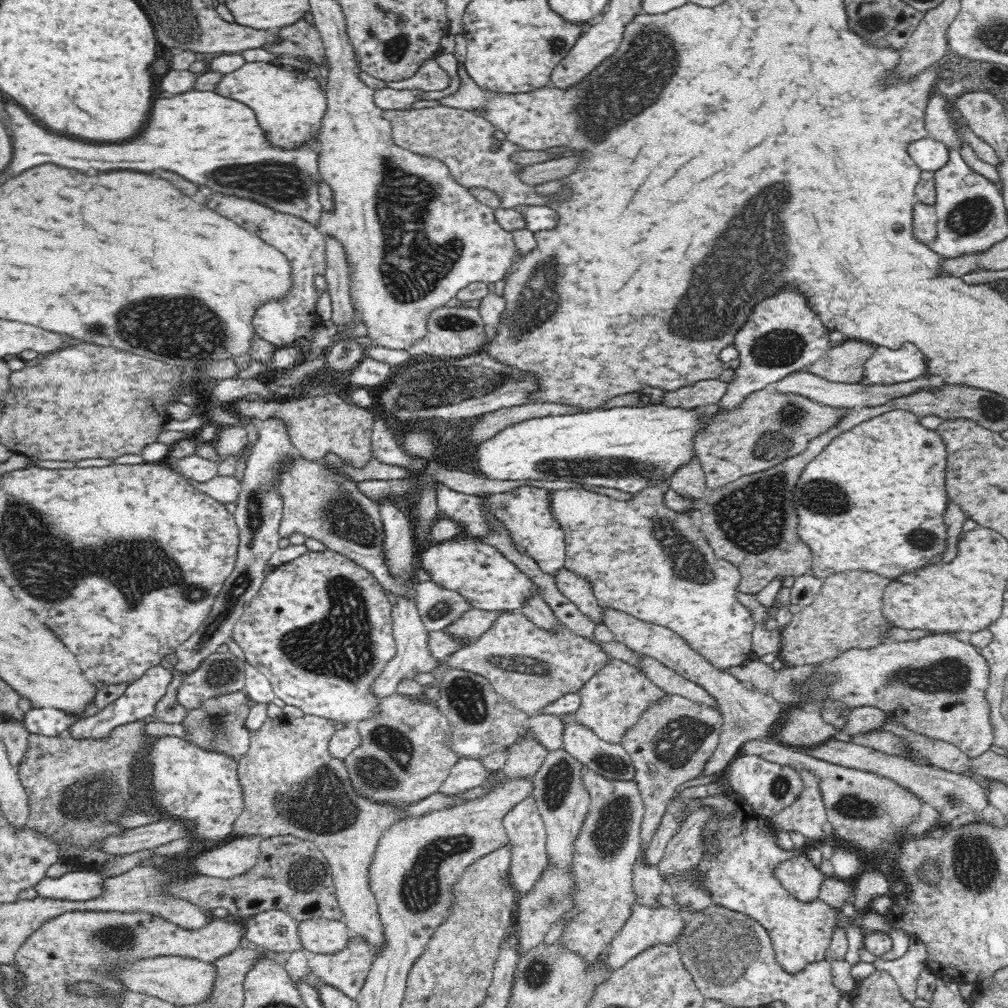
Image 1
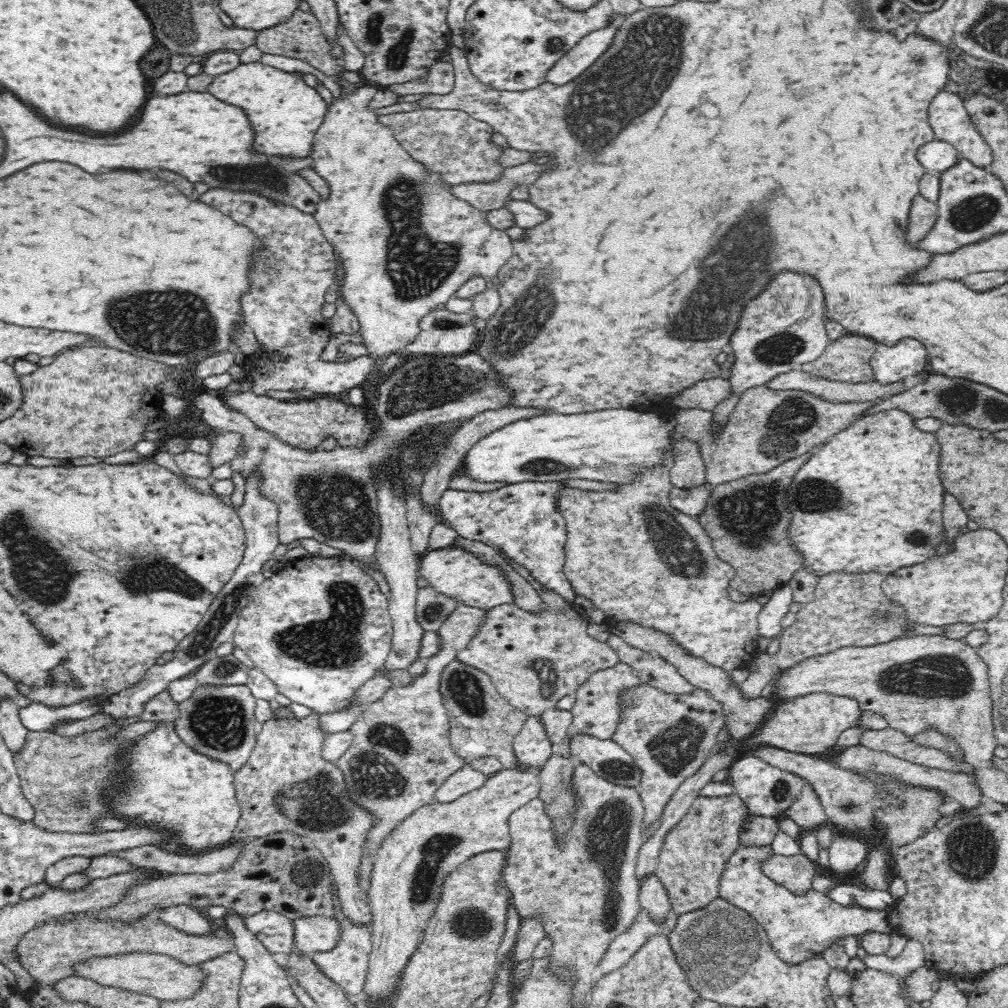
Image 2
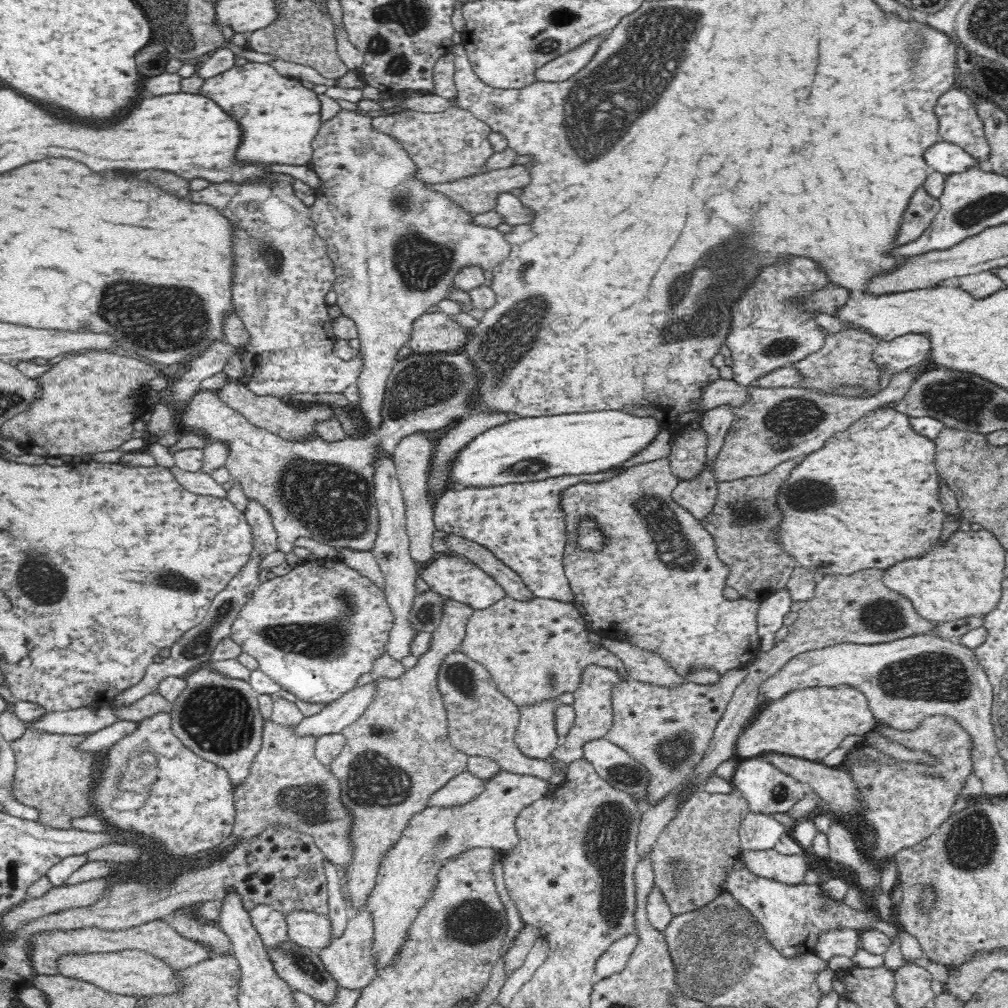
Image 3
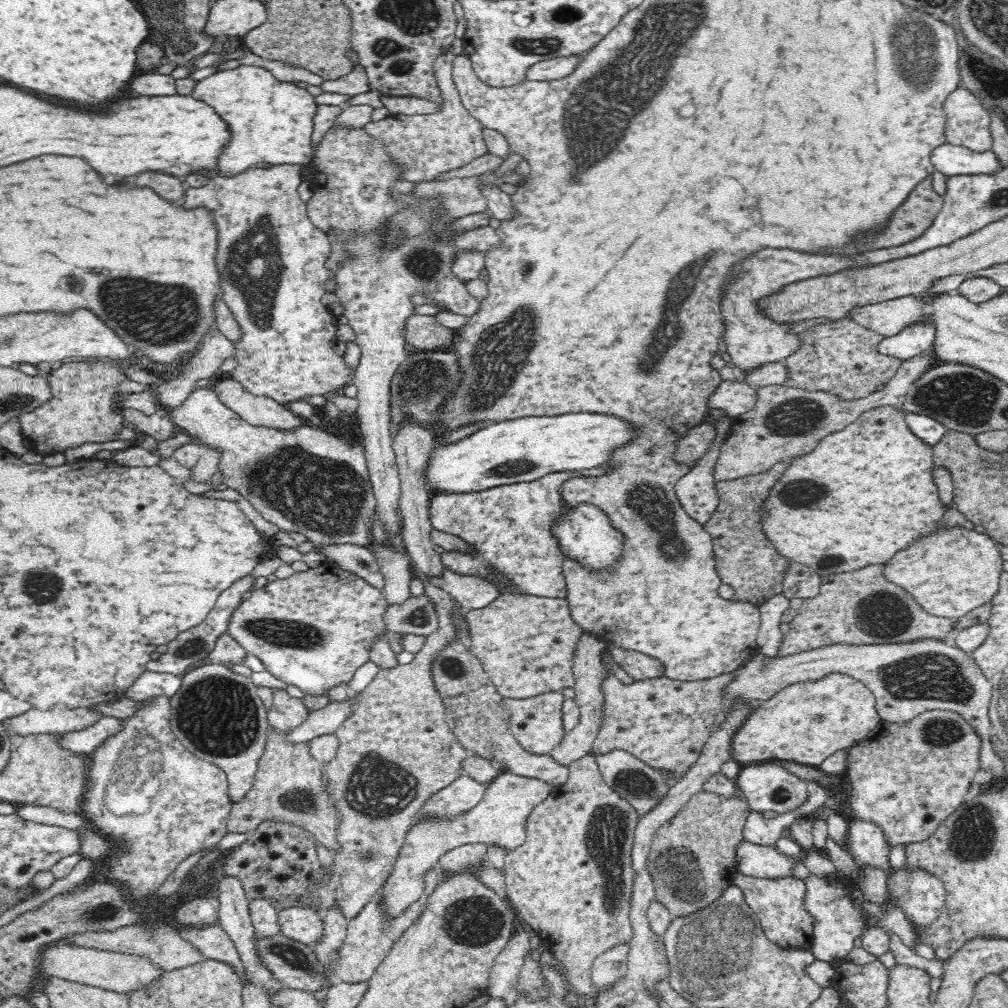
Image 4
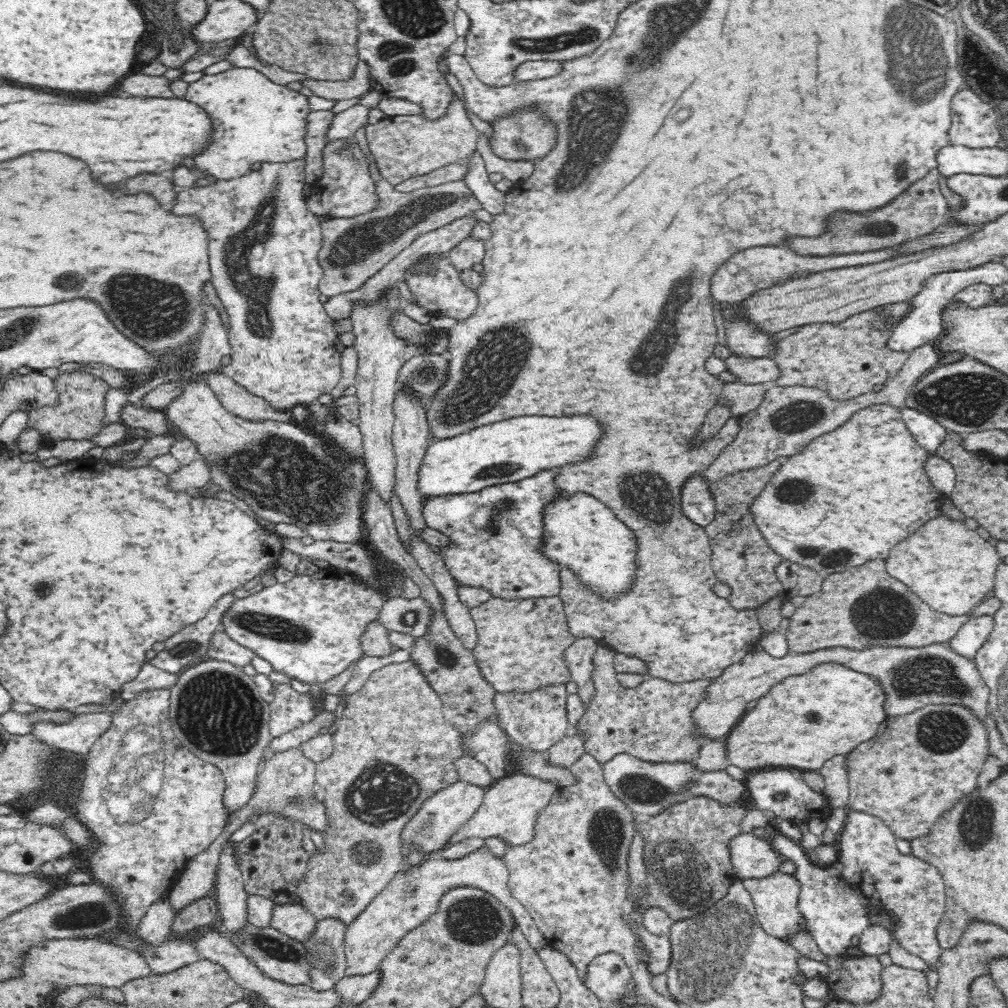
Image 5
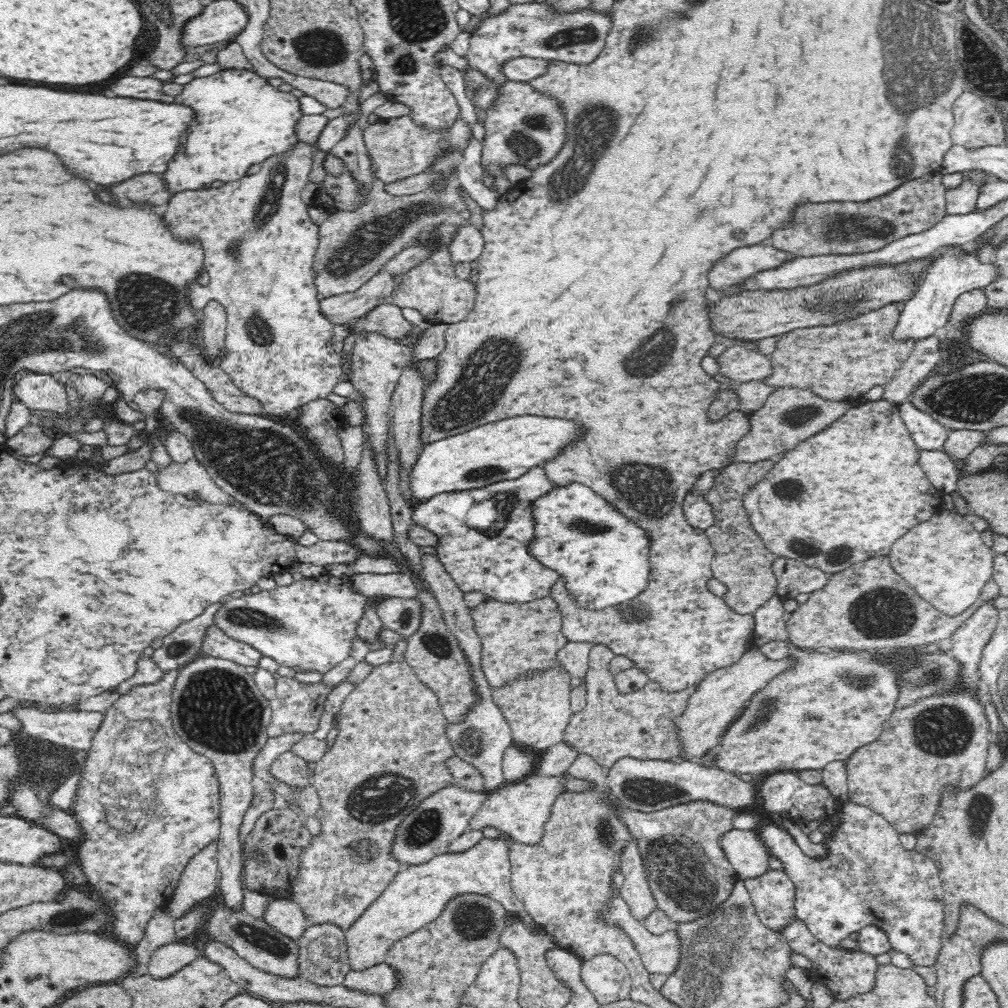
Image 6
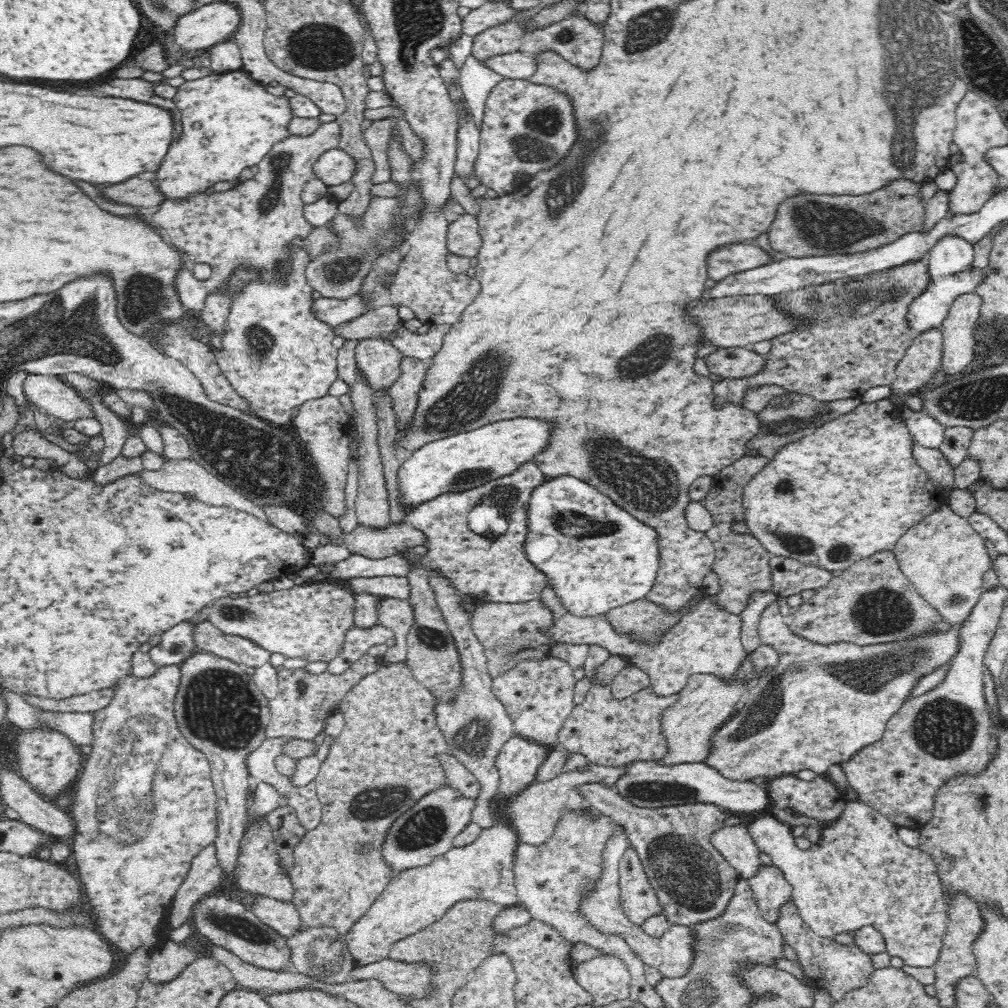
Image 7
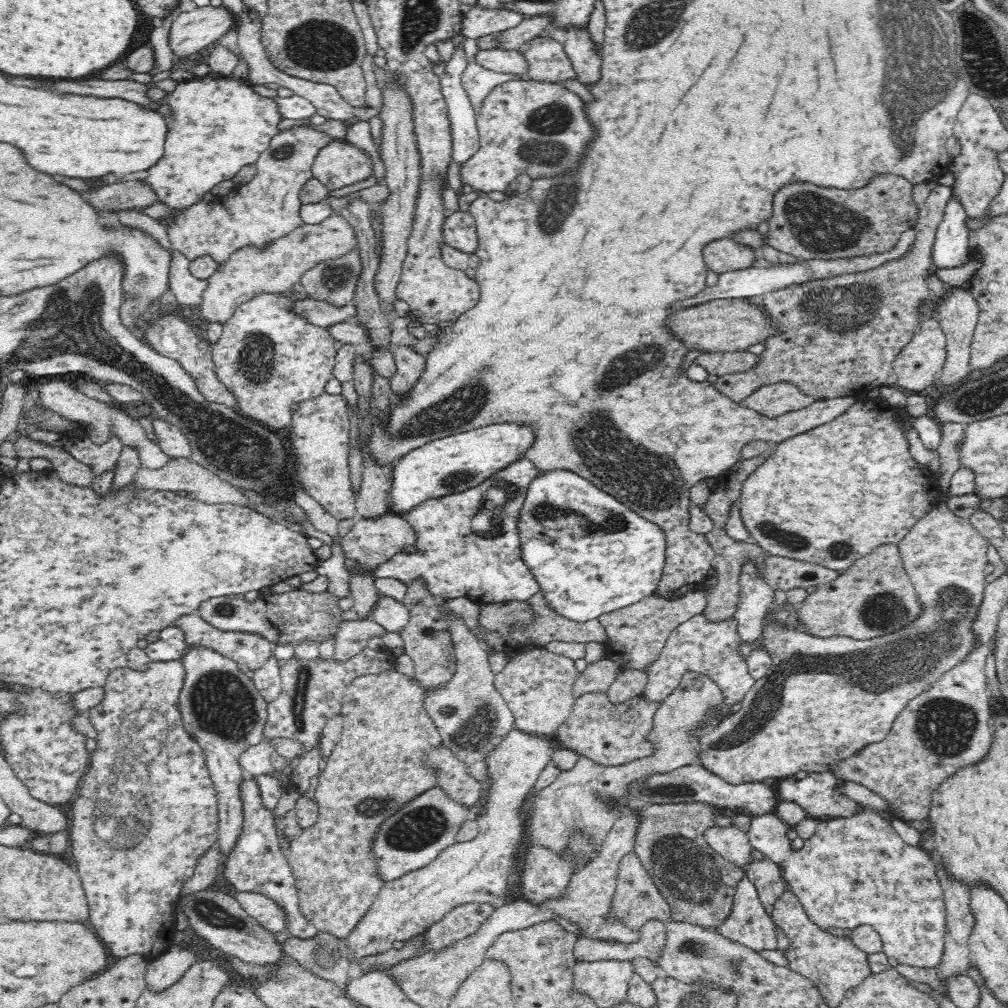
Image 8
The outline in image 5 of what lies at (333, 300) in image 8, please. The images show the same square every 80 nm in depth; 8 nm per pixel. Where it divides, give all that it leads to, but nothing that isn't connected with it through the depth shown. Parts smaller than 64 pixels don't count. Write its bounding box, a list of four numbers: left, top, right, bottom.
[318,125,482,297]

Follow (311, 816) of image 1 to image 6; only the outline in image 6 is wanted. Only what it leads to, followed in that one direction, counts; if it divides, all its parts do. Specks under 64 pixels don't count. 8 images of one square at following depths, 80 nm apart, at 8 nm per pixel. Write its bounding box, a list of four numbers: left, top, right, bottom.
[270,751,312,789]

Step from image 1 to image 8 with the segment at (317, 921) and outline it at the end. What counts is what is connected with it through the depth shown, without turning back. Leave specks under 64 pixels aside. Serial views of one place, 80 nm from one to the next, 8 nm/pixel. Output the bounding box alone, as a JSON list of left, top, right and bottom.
[232,891,286,934]

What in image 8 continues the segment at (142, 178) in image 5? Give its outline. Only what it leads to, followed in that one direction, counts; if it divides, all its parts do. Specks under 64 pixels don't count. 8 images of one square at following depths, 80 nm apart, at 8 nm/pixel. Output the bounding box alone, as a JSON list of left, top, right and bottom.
[86,181,158,214]

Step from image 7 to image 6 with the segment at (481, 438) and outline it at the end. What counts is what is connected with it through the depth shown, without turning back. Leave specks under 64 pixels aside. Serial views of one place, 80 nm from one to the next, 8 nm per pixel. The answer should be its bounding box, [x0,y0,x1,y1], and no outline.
[408,416,583,502]

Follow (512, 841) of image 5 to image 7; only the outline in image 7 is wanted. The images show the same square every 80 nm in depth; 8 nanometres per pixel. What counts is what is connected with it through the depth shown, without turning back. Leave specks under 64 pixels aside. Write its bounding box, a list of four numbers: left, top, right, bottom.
[501,762,628,846]

